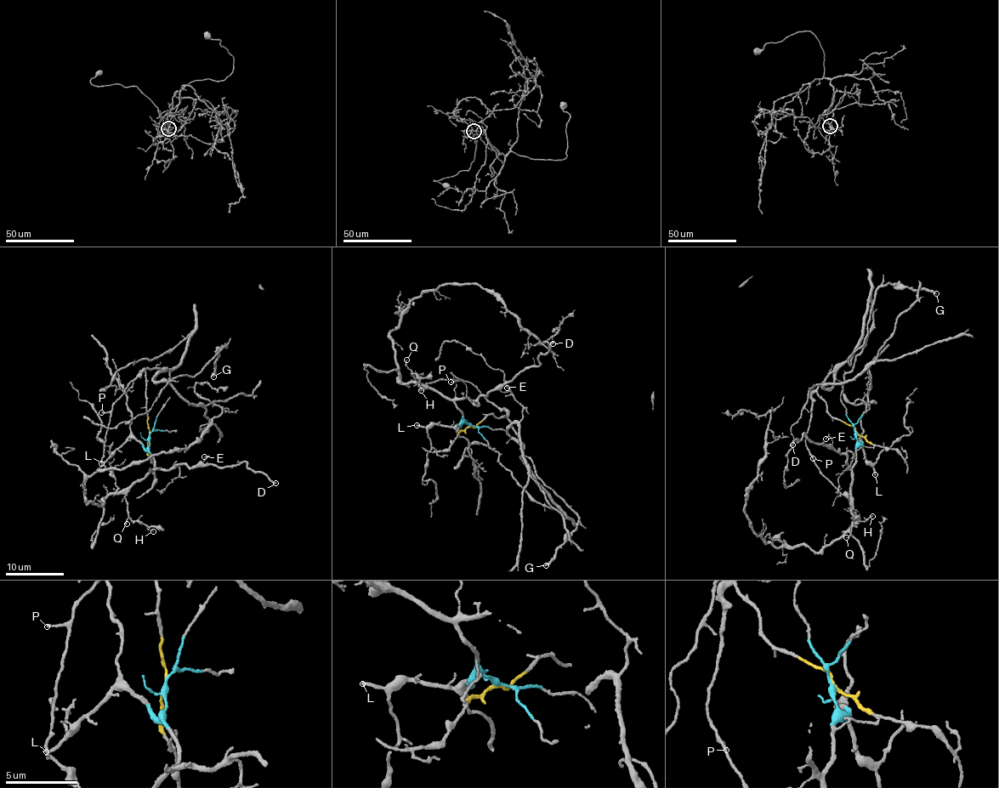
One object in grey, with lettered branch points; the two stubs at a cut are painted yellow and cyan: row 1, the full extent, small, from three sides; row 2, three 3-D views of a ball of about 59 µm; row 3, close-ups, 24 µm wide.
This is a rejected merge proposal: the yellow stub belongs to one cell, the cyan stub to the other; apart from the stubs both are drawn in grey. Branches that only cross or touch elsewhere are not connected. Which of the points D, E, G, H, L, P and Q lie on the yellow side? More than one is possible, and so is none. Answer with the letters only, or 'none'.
G, P

